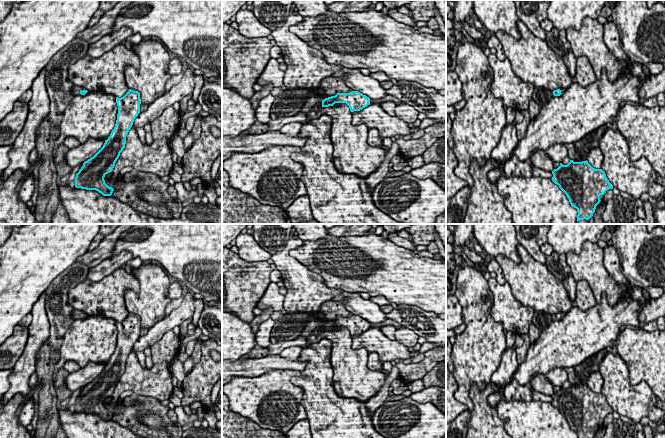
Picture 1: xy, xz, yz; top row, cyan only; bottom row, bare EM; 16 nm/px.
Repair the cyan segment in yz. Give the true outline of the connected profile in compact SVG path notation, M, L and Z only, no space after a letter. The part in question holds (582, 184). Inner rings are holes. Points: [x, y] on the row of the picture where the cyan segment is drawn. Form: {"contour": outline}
{"contour": "M570 160L567 165L560 163L552 174L552 181L566 194L571 206L577 209L577 222L589 220L601 201L600 196L613 189L605 172L593 168L587 160Z"}

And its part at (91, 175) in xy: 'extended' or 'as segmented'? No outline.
as segmented

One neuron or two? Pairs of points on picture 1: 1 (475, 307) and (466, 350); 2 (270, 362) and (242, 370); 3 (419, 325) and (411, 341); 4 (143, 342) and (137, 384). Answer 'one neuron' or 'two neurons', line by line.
1: one neuron
2: one neuron
3: two neurons
4: two neurons

